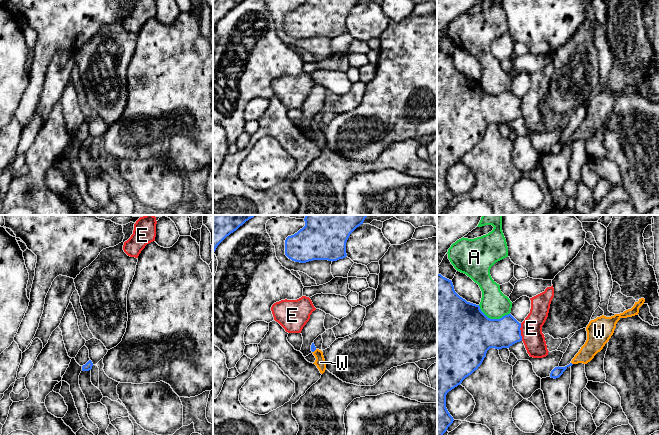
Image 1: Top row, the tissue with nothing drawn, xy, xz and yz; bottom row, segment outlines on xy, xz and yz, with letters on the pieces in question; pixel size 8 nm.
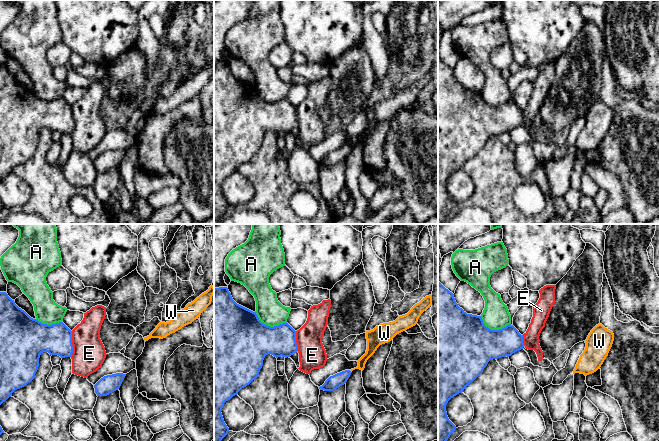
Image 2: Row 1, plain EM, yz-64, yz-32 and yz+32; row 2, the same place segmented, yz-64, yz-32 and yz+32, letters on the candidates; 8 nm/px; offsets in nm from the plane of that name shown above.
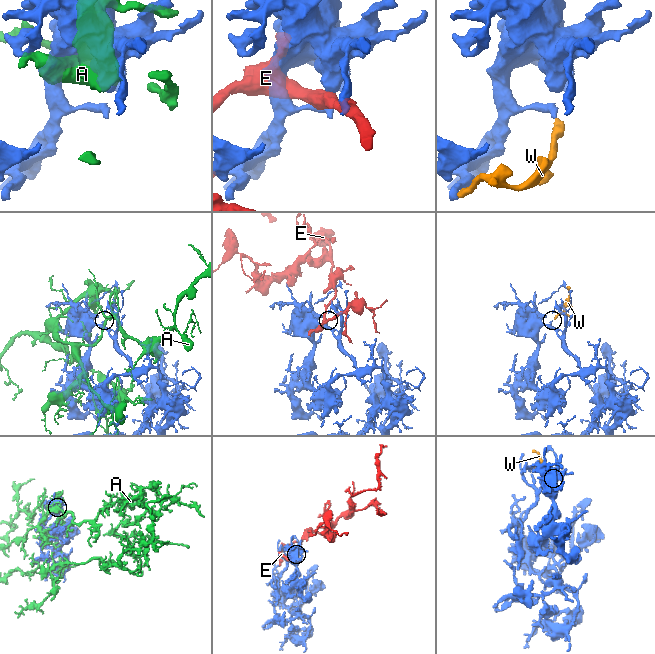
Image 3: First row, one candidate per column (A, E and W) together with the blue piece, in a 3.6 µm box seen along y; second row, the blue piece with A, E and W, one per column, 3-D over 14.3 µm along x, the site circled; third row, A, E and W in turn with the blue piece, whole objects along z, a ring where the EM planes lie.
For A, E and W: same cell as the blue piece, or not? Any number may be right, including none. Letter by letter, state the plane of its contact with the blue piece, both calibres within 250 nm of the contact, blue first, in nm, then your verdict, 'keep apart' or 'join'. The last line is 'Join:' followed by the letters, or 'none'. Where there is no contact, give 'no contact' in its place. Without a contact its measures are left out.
A: yz | 440/220 nm | keep apart
E: yz | 240/180 nm | keep apart
W: xz | 50/80 nm | join
Join: W

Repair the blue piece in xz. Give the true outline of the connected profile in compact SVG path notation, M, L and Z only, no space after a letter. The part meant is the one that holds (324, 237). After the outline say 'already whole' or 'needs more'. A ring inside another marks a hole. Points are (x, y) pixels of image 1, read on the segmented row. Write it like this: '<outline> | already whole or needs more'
M306 215L305 226L285 240L285 255L295 262L313 260L337 261L347 256L346 242L350 234L368 215Z | already whole

